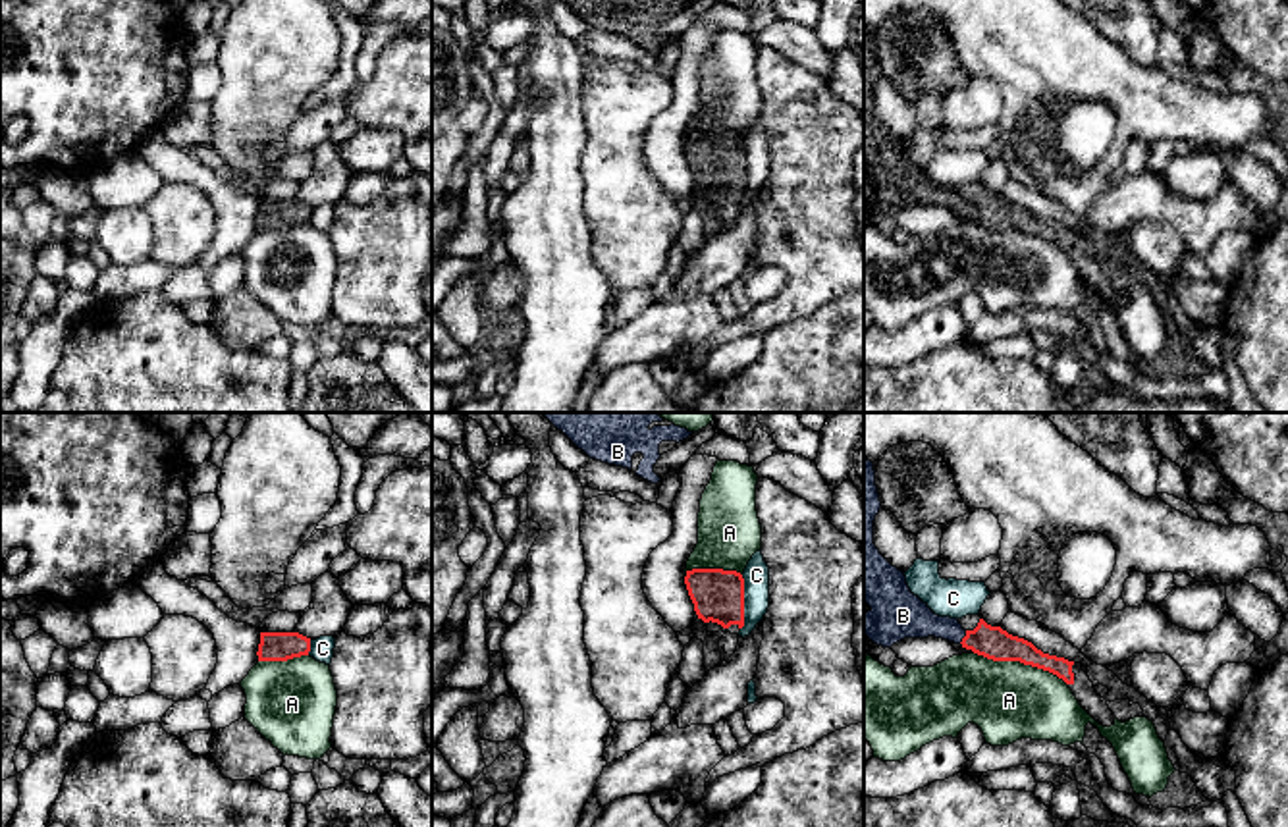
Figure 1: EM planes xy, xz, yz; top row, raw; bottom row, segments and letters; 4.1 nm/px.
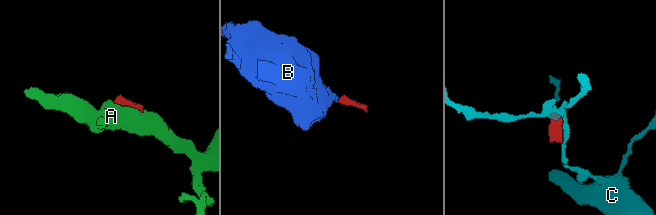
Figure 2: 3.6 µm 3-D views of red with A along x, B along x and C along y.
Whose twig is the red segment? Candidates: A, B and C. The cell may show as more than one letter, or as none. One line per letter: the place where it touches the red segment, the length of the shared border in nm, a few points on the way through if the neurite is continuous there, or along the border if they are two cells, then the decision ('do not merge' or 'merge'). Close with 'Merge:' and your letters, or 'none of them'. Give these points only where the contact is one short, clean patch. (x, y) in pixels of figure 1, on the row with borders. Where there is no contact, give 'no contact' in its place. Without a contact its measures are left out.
A: contact yz (1020, 662); length 420 nm; do not merge
B: contact yz (965, 637); length 70 nm; way yz (993, 642), (965, 637), (909, 617); merge
C: contact xz (743, 602); length 240 nm; border xz (743, 575), (741, 629); do not merge
Merge: B

